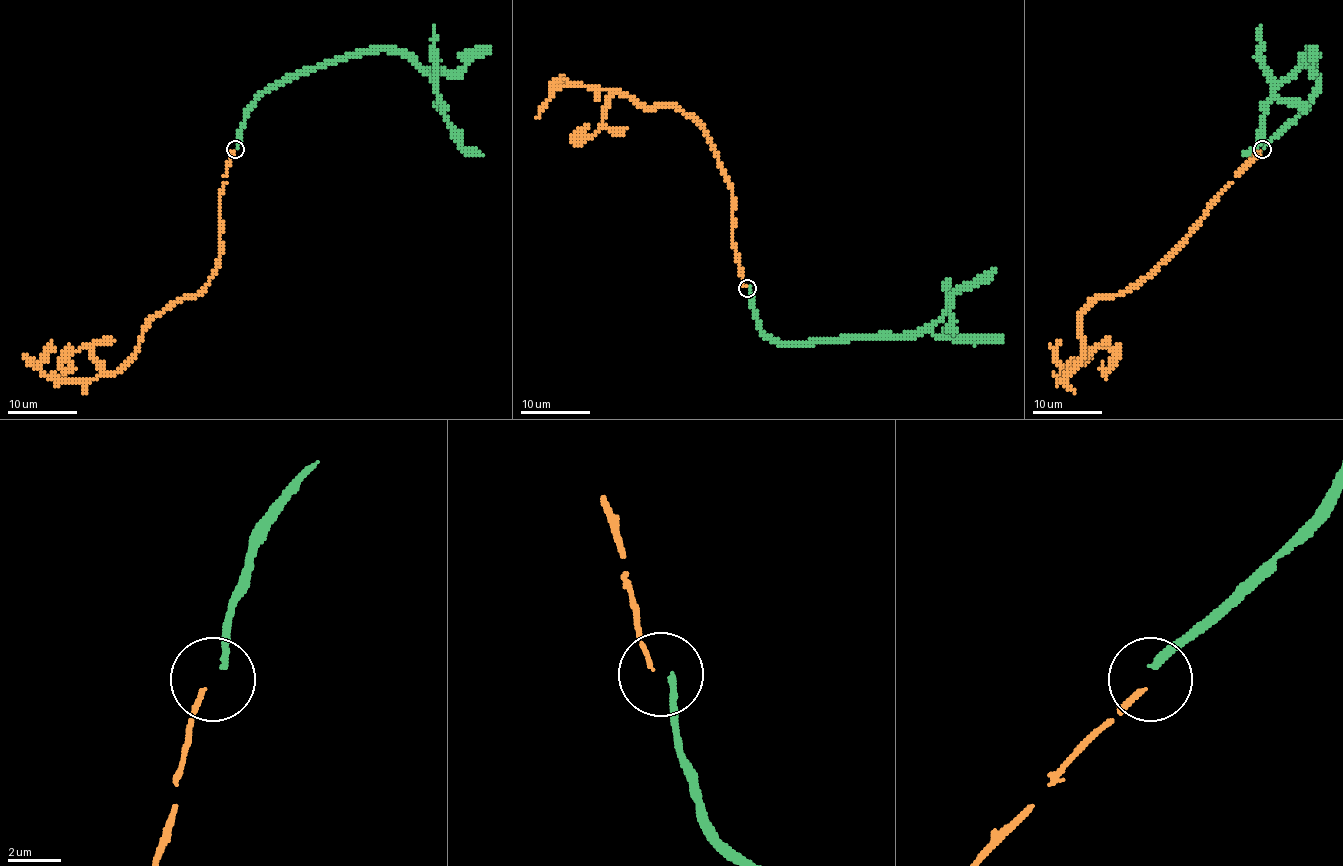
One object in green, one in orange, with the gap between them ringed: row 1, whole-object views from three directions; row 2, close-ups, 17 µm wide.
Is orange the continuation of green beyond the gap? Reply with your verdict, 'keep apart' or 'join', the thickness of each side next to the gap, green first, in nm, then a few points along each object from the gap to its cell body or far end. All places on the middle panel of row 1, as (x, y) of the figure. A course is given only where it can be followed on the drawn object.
keep apart; calibres 280 and 170 nm; course green (749, 288), (756, 322), (773, 341), (914, 337), (943, 315), (949, 299), (957, 290), (968, 288), (994, 269); course orange (745, 287), (733, 194), (708, 136), (672, 106), (623, 94), (587, 125)

